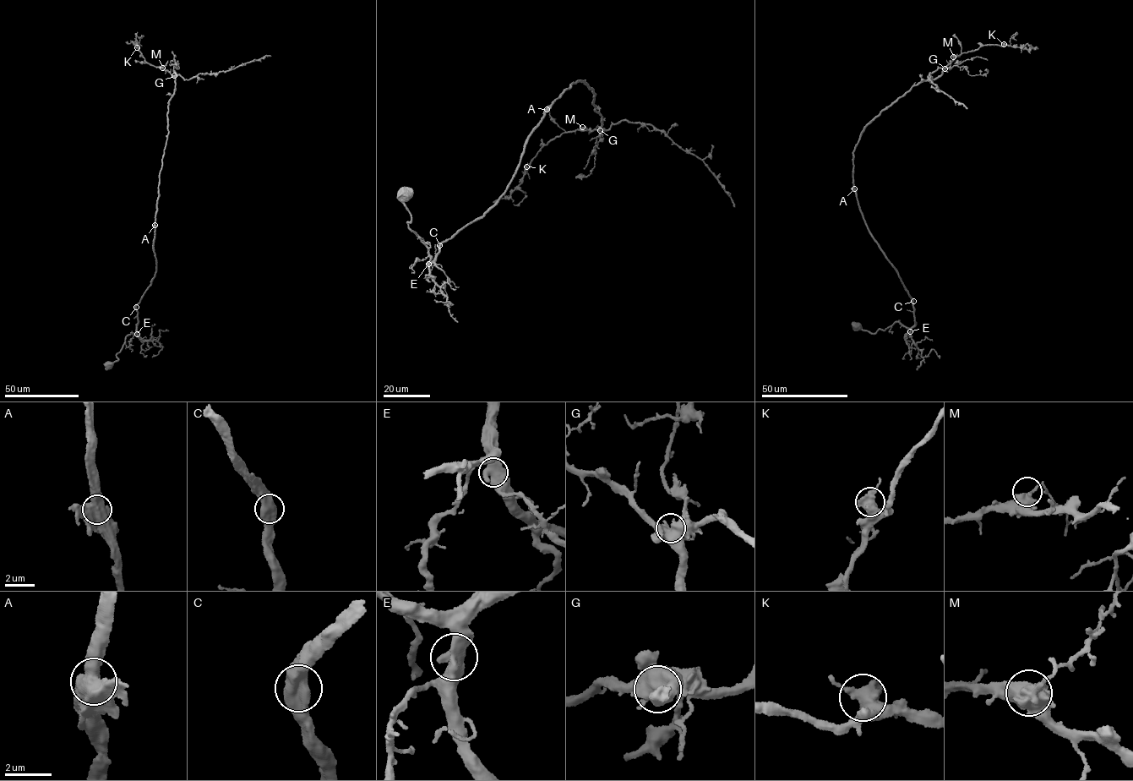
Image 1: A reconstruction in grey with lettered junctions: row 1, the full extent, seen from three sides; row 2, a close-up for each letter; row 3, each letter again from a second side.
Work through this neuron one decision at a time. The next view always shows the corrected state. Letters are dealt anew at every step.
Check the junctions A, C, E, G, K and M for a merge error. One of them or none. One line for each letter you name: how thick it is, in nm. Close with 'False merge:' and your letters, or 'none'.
False merge: none

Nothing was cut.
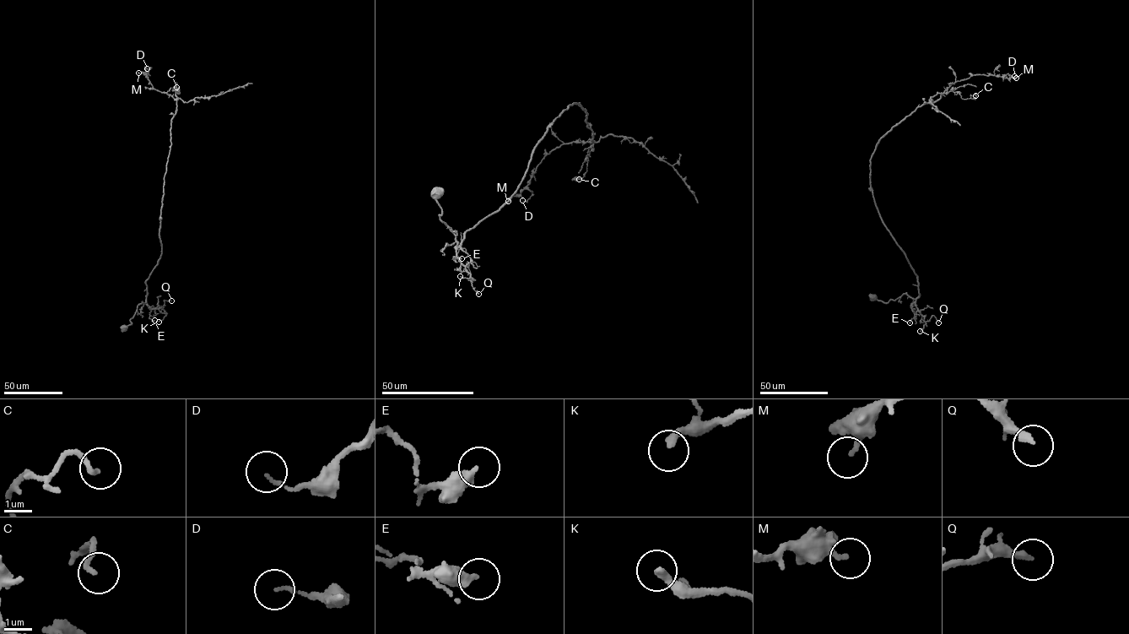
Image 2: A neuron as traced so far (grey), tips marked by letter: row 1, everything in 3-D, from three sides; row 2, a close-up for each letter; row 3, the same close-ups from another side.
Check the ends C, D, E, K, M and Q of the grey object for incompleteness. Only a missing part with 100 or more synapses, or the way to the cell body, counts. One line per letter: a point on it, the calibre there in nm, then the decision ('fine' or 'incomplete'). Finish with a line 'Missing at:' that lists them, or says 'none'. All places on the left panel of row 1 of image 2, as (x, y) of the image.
C: at (176, 87); 190 nm thick; fine
D: at (147, 68); 120 nm thick; fine
E: at (154, 320); 360 nm thick; fine
K: at (159, 322); 280 nm thick; fine
M: at (138, 73); 220 nm thick; fine
Q: at (171, 300); 240 nm thick; fine
Missing at: none

